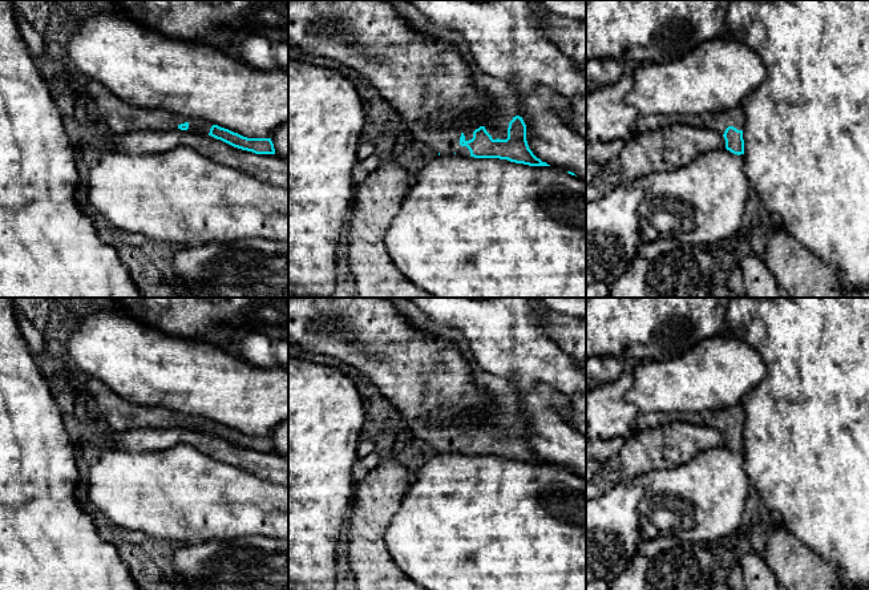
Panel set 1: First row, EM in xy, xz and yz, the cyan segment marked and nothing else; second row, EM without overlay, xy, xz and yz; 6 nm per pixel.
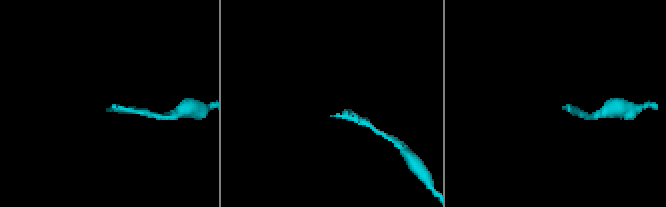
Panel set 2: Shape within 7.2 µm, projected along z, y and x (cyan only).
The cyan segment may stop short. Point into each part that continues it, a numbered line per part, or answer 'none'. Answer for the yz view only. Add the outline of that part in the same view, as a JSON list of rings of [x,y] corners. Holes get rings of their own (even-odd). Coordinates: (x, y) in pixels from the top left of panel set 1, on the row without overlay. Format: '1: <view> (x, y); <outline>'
1: yz (720, 419); [[[740,404],[728,409],[704,412],[640,412],[635,420],[635,427],[639,431],[644,431],[675,421],[691,423],[695,425],[707,425],[720,432],[724,432],[728,424],[733,424],[737,428],[743,428],[744,411]]]

